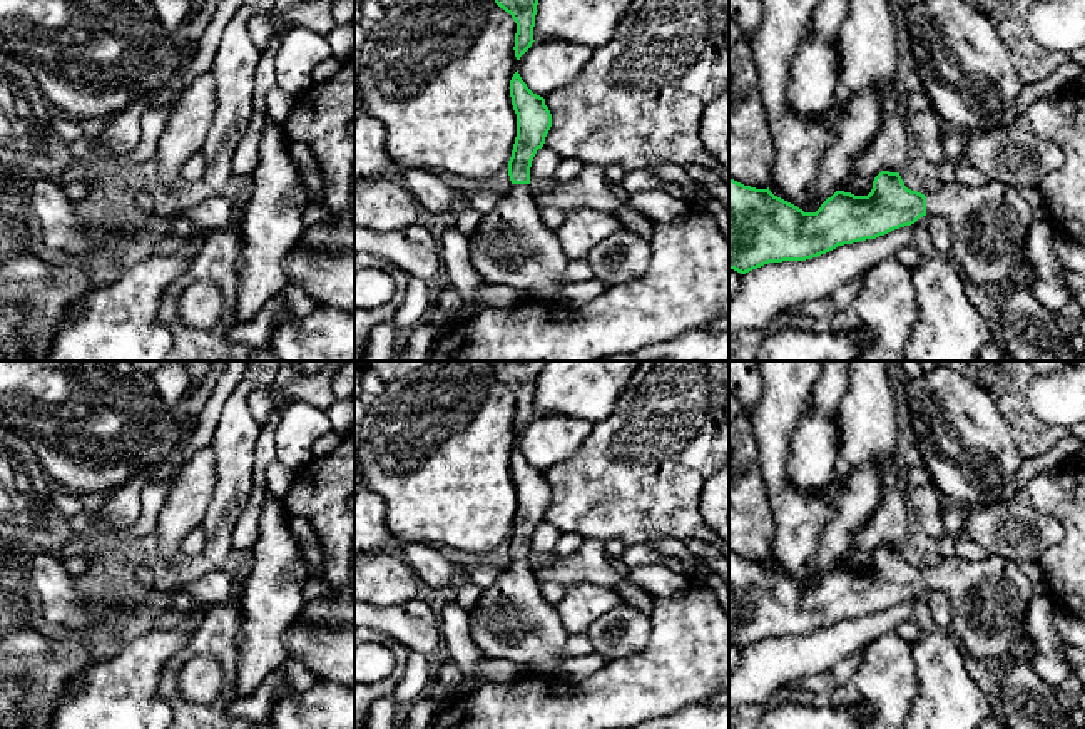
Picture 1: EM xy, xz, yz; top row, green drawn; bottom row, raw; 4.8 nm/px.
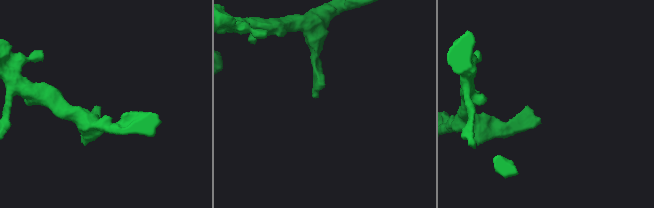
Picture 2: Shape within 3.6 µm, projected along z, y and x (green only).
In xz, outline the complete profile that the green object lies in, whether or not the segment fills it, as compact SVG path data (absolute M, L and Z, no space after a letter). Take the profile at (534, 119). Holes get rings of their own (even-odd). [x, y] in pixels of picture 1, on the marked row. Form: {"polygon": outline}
{"polygon": "M518 70L510 80L510 97L517 114L517 137L508 161L512 186L468 236L470 263L481 281L518 288L553 304L568 286L563 278L570 259L557 234L543 224L542 207L530 189L532 161L545 144L552 114Z"}

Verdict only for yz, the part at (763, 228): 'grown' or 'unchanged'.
grown

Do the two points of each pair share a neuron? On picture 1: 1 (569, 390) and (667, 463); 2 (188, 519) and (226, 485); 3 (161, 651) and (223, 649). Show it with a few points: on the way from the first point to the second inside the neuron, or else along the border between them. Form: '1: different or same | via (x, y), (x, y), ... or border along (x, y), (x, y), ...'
1: different | border along (631, 378), (614, 408)
2: different | border along (216, 460), (214, 492), (199, 524)
3: different | border along (198, 622), (189, 641), (164, 666), (157, 684)

